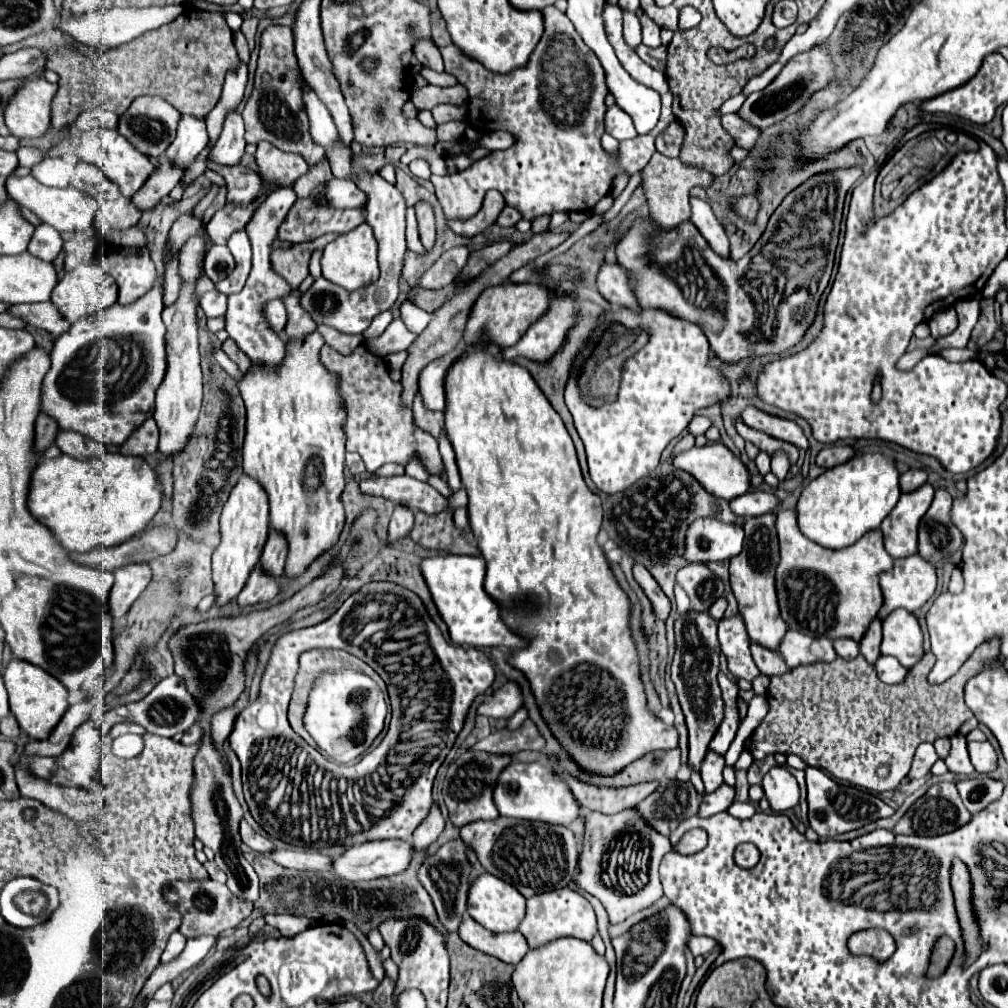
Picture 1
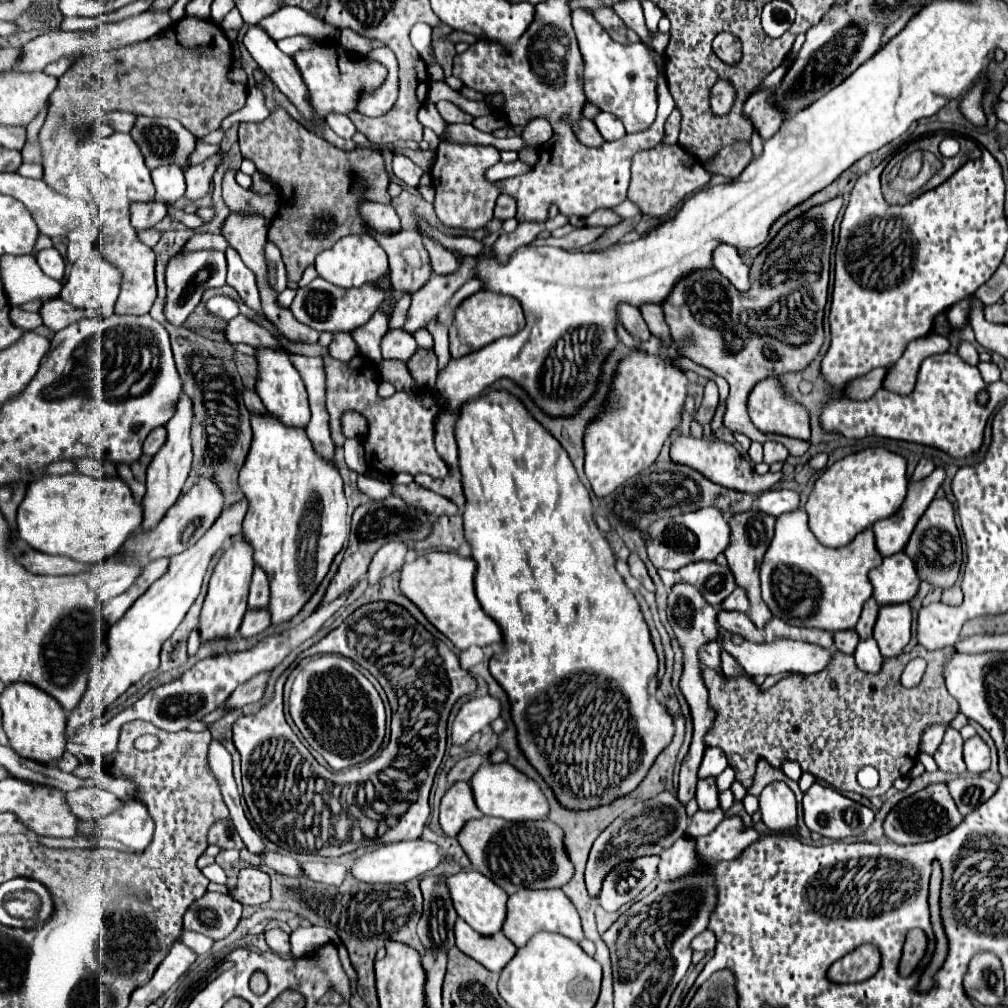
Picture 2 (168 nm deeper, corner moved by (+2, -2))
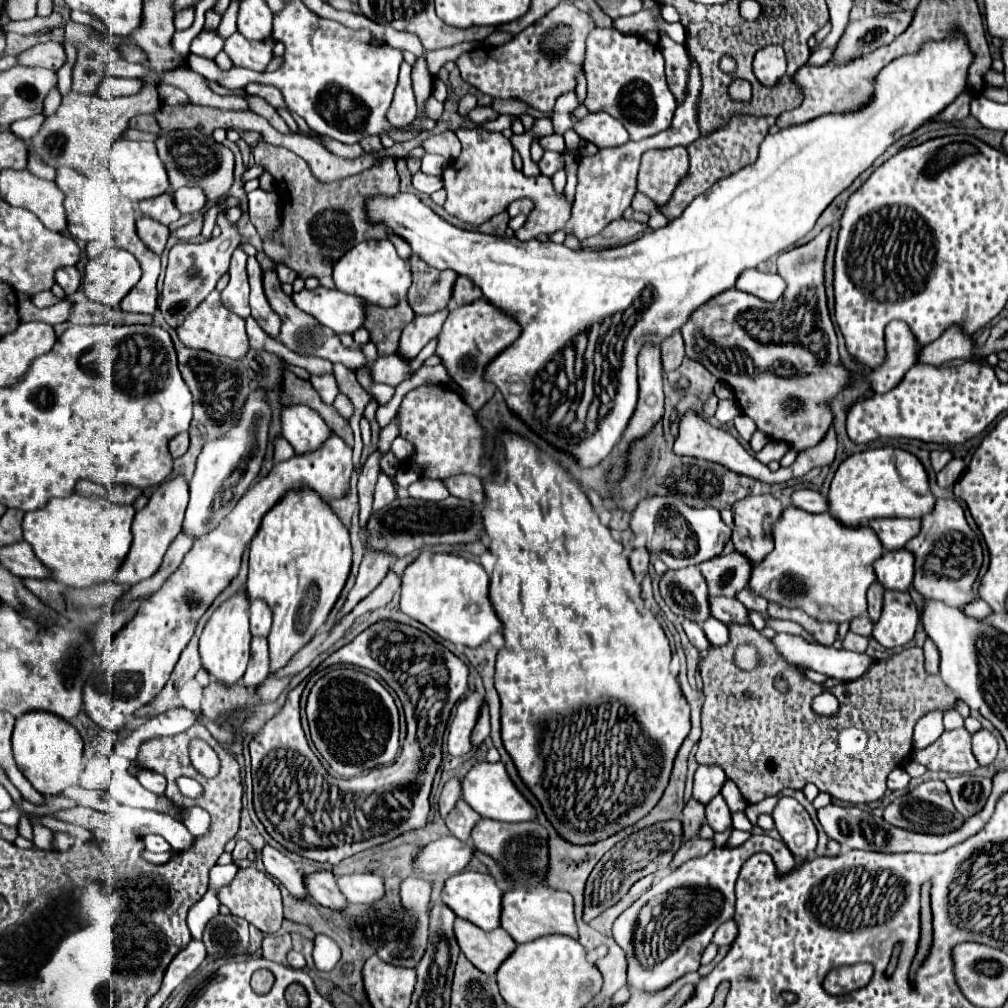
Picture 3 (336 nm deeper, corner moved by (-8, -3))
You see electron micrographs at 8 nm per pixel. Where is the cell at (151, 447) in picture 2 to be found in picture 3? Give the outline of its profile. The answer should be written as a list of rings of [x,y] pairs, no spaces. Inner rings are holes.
[[[180,433],[170,441],[170,453],[176,459],[176,457],[182,457],[186,451],[188,451],[188,433]]]

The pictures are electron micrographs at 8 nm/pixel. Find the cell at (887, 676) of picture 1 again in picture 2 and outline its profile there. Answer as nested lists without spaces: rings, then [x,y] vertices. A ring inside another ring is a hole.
[[[874,638],[860,642],[856,652],[854,652],[854,658],[856,658],[858,668],[864,672],[870,672],[870,674],[878,674],[882,670],[882,664],[884,664],[884,658],[882,658],[880,648],[878,648]]]

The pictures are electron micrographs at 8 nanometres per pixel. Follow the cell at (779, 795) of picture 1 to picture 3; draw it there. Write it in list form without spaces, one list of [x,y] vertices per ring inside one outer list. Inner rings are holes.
[[[780,797],[772,817],[790,853],[798,863],[804,863],[818,845],[818,833],[808,811],[796,799]]]

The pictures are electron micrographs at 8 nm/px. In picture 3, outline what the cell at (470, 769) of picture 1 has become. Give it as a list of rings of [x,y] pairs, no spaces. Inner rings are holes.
[[[460,799],[458,805],[448,813],[448,817],[446,817],[446,827],[448,827],[450,833],[452,833],[454,837],[458,837],[460,841],[468,841],[472,827],[474,827],[480,819],[482,819],[482,817],[480,817],[478,813],[474,813],[474,809],[470,809],[470,807]]]

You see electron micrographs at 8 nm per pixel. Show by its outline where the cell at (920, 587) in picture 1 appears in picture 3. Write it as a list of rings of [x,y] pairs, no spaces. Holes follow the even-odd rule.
[[[906,547],[892,551],[884,549],[882,557],[874,561],[874,573],[884,589],[908,591],[914,577],[914,555]]]

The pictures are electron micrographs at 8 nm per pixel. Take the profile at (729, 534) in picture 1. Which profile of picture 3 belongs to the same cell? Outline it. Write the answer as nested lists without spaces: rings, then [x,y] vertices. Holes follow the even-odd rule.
[[[652,495],[642,499],[630,517],[630,529],[634,535],[640,535],[646,541],[646,547],[650,543],[650,551],[658,555],[670,569],[690,567],[718,557],[732,533],[732,529],[720,519],[718,509],[688,507],[676,495]]]

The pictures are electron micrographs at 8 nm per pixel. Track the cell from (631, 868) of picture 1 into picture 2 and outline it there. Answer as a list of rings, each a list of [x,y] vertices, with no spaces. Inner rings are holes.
[[[642,856],[634,860],[624,860],[614,866],[602,884],[600,906],[606,912],[618,912],[620,906],[638,898],[638,894],[658,876],[658,856]]]

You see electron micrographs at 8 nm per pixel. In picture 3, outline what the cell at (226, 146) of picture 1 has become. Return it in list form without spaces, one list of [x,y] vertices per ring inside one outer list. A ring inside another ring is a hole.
[[[182,187],[182,189],[176,189],[172,191],[172,197],[174,197],[174,205],[178,207],[178,211],[182,215],[188,215],[188,213],[196,213],[200,209],[204,209],[204,203],[206,199],[202,197],[202,191],[196,187]]]

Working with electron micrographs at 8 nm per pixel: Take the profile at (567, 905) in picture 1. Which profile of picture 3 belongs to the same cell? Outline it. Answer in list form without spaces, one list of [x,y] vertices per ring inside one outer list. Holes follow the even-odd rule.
[[[546,885],[536,887],[512,887],[506,889],[502,895],[502,915],[500,915],[500,927],[506,929],[516,943],[534,941],[544,935],[568,935],[572,939],[578,939],[578,929],[574,921],[574,901],[570,893],[552,889]]]

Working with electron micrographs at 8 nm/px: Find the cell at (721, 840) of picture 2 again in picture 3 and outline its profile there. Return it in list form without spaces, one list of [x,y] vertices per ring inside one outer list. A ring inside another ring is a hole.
[[[752,835],[744,845],[740,845],[738,849],[726,849],[726,847],[718,847],[718,849],[712,849],[706,857],[702,859],[696,859],[696,861],[688,861],[686,865],[678,867],[674,873],[668,873],[666,877],[662,877],[660,881],[656,881],[646,893],[642,893],[616,921],[614,921],[614,941],[624,949],[626,957],[628,957],[628,985],[632,989],[642,989],[642,991],[658,991],[666,985],[670,985],[672,981],[680,979],[684,973],[688,971],[698,971],[700,967],[700,955],[702,951],[708,947],[708,943],[712,941],[712,935],[716,933],[716,929],[734,917],[734,883],[738,879],[738,873],[744,865],[744,861],[748,861],[754,853],[768,853],[776,865],[776,871],[778,875],[788,875],[790,871],[796,869],[796,861],[792,857],[792,853],[786,849],[786,845],[782,841],[776,841],[768,835]],[[654,899],[664,899],[662,901],[662,909],[656,917],[656,927],[650,935],[648,941],[644,941],[642,937],[642,943],[636,943],[636,927],[638,927],[638,915],[642,911],[644,905],[648,905],[650,901]]]

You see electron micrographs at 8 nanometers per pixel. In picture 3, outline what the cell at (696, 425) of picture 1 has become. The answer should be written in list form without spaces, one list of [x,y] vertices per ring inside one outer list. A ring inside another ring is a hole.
[[[826,227],[810,243],[780,253],[778,275],[782,275],[784,281],[788,283],[786,297],[782,297],[782,301],[768,305],[754,295],[748,295],[738,289],[728,289],[726,293],[720,293],[718,297],[714,297],[714,301],[708,301],[706,305],[702,305],[702,309],[696,309],[690,321],[680,329],[686,343],[686,355],[700,361],[712,375],[716,375],[722,383],[728,383],[732,387],[734,397],[740,405],[740,411],[748,415],[758,429],[762,429],[774,441],[790,443],[796,451],[814,447],[818,441],[822,441],[822,437],[826,435],[826,429],[832,423],[830,401],[838,393],[842,393],[846,387],[852,387],[856,381],[862,381],[862,379],[868,379],[870,389],[874,389],[874,393],[886,393],[890,387],[896,387],[902,381],[906,371],[918,359],[918,343],[914,335],[910,333],[910,329],[902,321],[892,321],[886,327],[886,359],[882,365],[870,369],[866,375],[850,373],[842,365],[838,355],[836,331],[826,307],[824,271],[822,271],[830,231],[832,227]],[[800,293],[802,293],[802,319],[798,313]],[[786,401],[794,401],[794,403],[798,401],[798,403],[796,407],[788,407]]]

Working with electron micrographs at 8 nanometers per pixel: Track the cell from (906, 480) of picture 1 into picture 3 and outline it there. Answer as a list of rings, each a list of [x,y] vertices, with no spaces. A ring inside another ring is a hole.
[[[932,451],[932,453],[930,453],[930,459],[932,459],[934,471],[938,473],[938,471],[952,459],[952,453],[950,453],[950,451]]]

